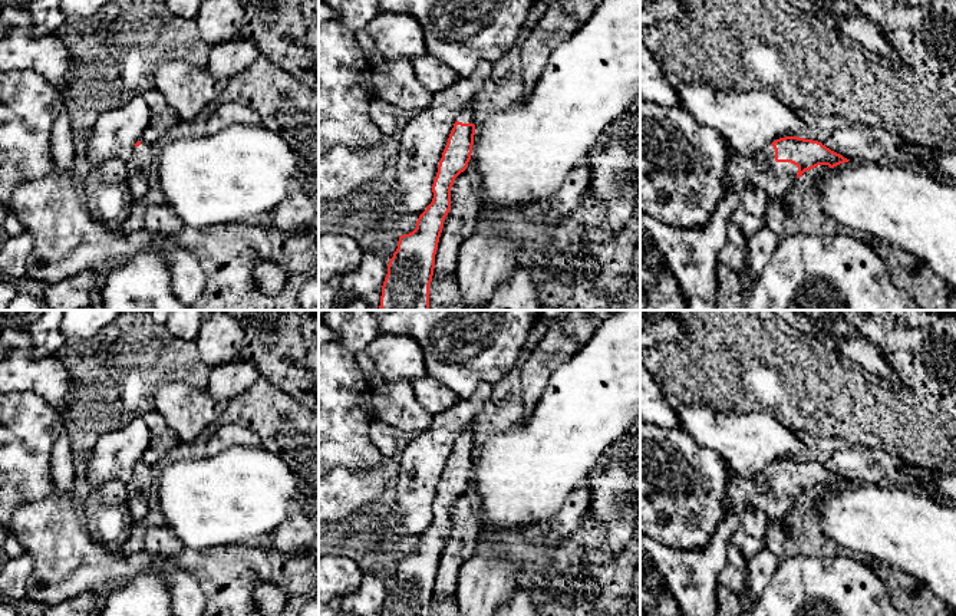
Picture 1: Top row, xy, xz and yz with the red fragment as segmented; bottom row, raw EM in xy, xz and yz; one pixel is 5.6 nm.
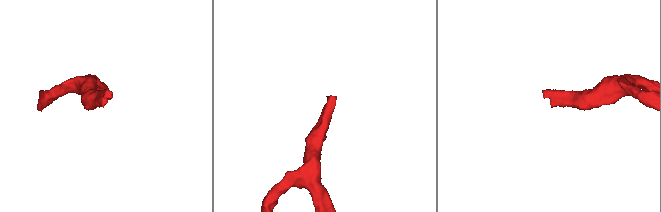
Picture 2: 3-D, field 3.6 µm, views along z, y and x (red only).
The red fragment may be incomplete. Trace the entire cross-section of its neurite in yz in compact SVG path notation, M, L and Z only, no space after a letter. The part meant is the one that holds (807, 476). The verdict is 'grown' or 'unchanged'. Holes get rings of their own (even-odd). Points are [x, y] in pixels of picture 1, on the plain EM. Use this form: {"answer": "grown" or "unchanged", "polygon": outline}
{"answer": "grown", "polygon": "M785 458L774 462L765 472L755 478L734 477L726 487L726 495L732 505L725 510L722 521L713 531L712 538L699 551L679 551L666 547L656 540L640 533L640 554L650 559L655 567L666 577L667 590L673 596L680 616L716 616L718 577L726 566L726 551L731 546L731 537L741 526L741 515L746 508L762 511L774 521L791 513L795 503L818 487L834 490L850 481L831 472L818 462L798 458Z"}

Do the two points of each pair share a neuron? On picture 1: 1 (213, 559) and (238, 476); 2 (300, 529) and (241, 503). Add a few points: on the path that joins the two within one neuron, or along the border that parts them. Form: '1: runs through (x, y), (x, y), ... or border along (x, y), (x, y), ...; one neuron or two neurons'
1: border along (184, 543), (193, 549), (251, 544); two neurons
2: border along (299, 491), (286, 517), (261, 544); two neurons

